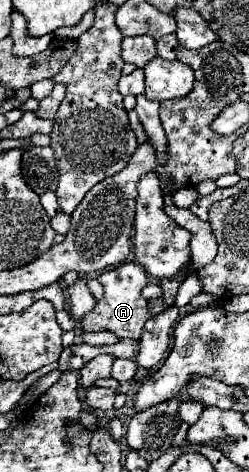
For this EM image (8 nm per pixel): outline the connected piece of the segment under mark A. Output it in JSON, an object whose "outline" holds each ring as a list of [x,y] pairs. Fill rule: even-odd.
{"outline":[[[135,262],[119,264],[113,270],[105,270],[97,276],[97,282],[101,282],[105,294],[101,300],[97,300],[97,308],[93,316],[85,316],[81,322],[81,328],[85,332],[97,332],[97,330],[111,330],[119,338],[141,338],[143,324],[153,318],[155,314],[149,308],[149,302],[141,296],[141,290],[147,286],[149,278],[145,276],[145,270]]]}

